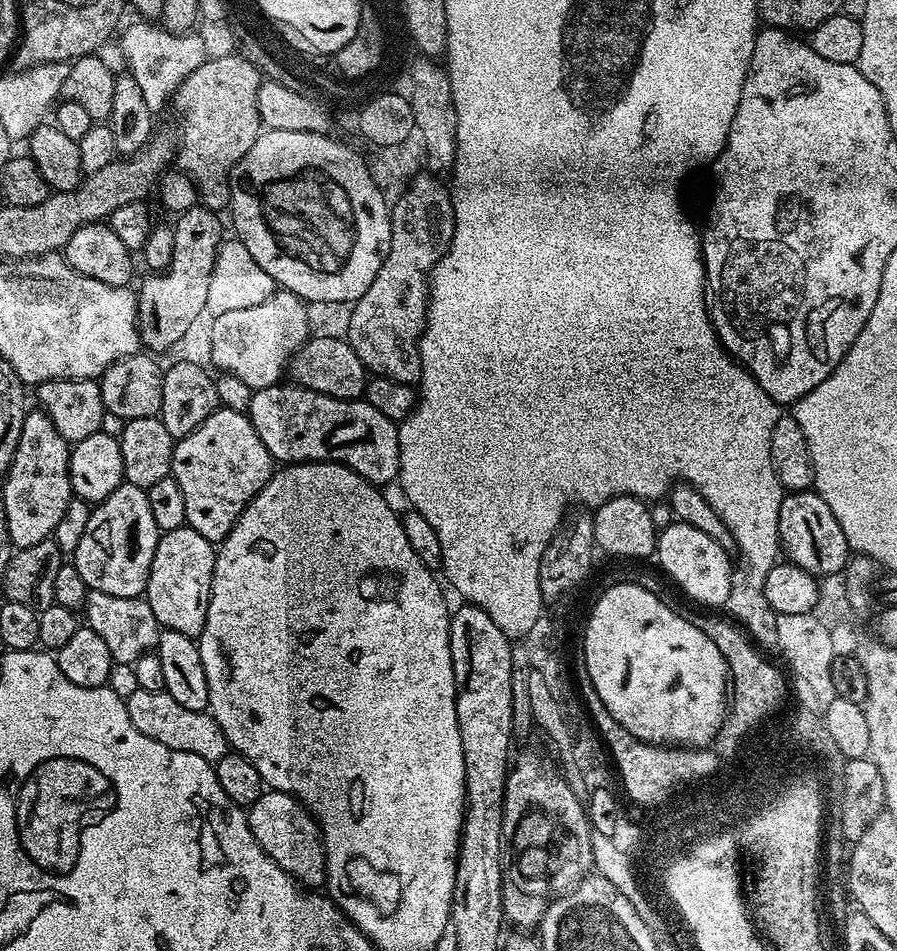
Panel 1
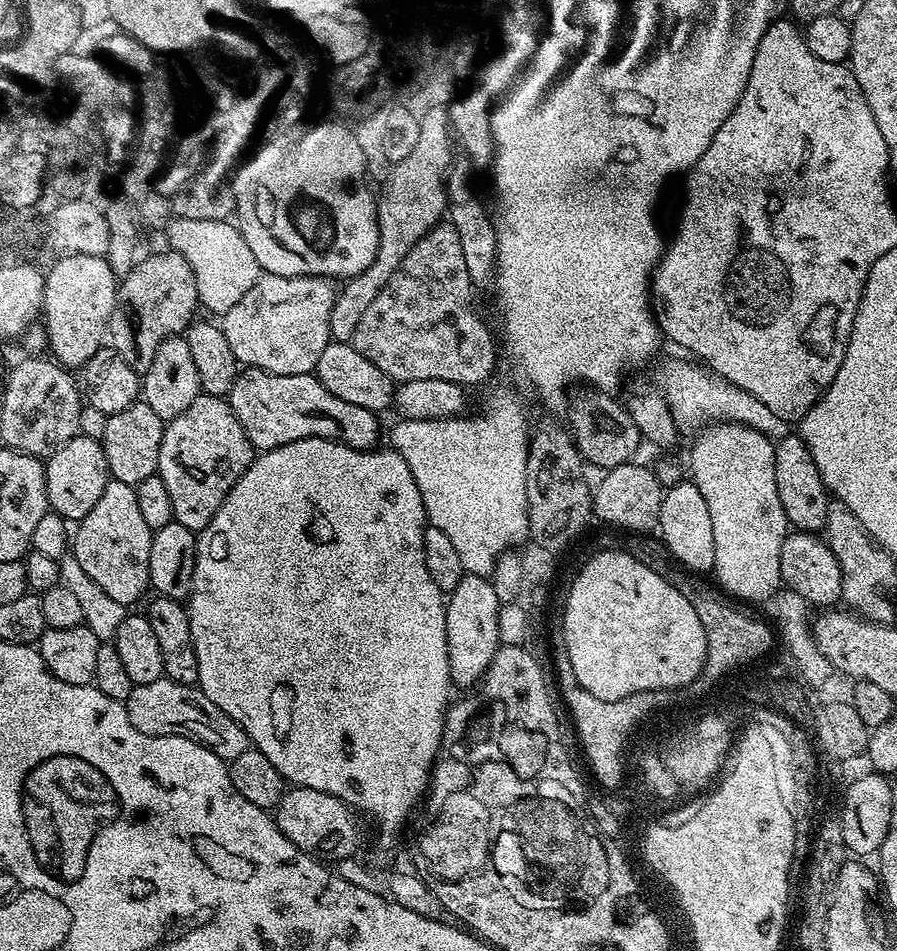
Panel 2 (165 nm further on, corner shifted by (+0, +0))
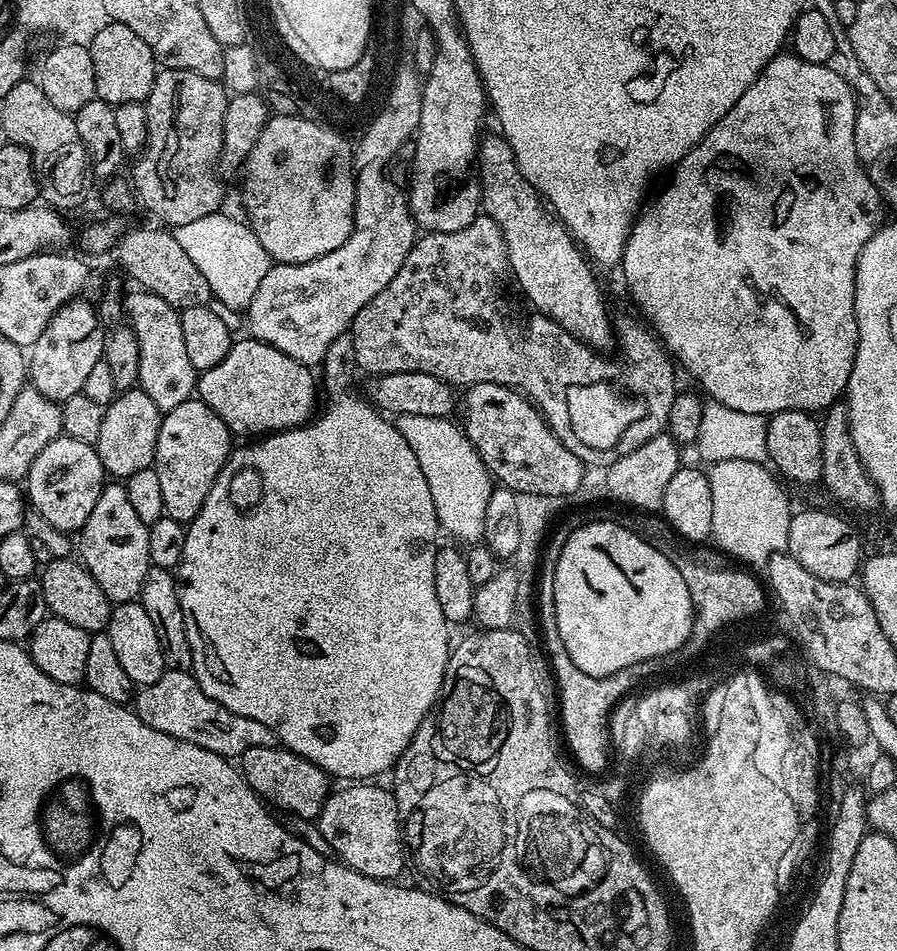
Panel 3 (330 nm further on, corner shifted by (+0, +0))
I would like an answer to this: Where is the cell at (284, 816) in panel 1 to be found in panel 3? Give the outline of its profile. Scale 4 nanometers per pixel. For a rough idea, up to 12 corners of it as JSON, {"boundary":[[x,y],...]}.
{"boundary":[[333,791],[315,824],[358,874],[395,881],[406,845],[395,791]]}

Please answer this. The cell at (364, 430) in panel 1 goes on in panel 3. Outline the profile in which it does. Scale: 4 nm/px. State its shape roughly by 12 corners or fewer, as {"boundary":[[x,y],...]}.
{"boundary":[[251,338],[195,395],[237,437],[313,419],[309,365]]}

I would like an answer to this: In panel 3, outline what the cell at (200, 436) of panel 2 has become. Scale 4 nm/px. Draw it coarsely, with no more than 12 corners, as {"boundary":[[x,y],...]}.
{"boundary":[[198,398],[161,415],[165,516],[187,525],[234,451]]}

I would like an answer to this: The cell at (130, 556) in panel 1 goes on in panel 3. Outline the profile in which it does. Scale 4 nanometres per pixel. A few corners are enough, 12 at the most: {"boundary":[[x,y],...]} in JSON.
{"boundary":[[105,483],[78,556],[113,605],[152,563],[148,525],[123,483]]}

